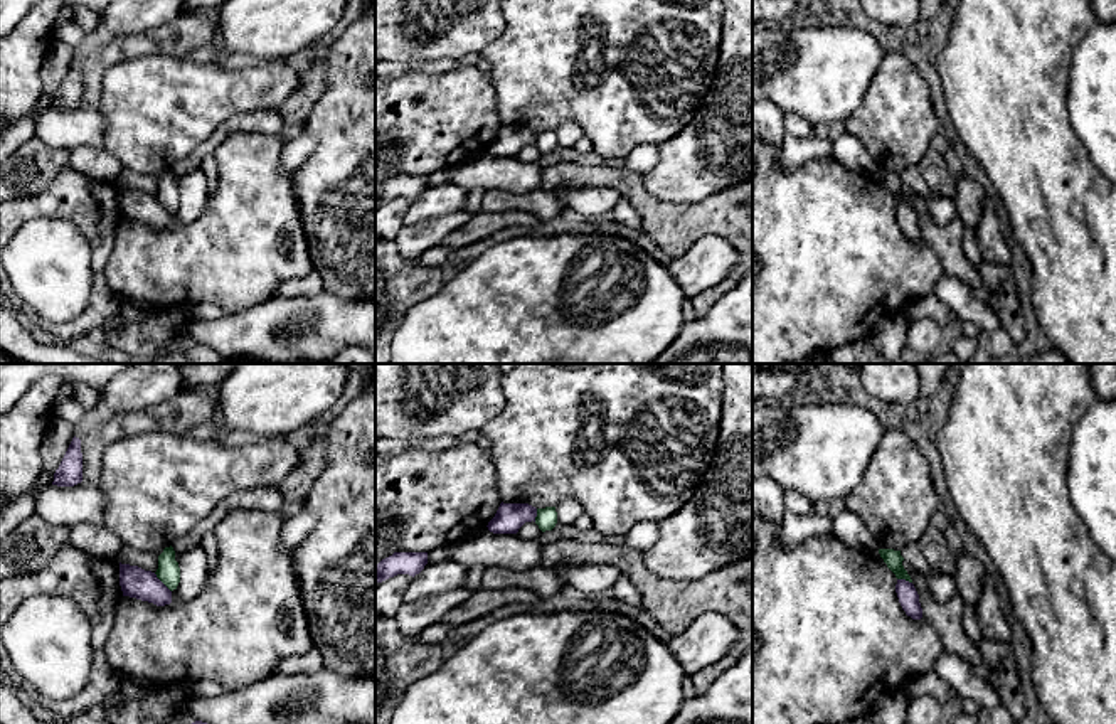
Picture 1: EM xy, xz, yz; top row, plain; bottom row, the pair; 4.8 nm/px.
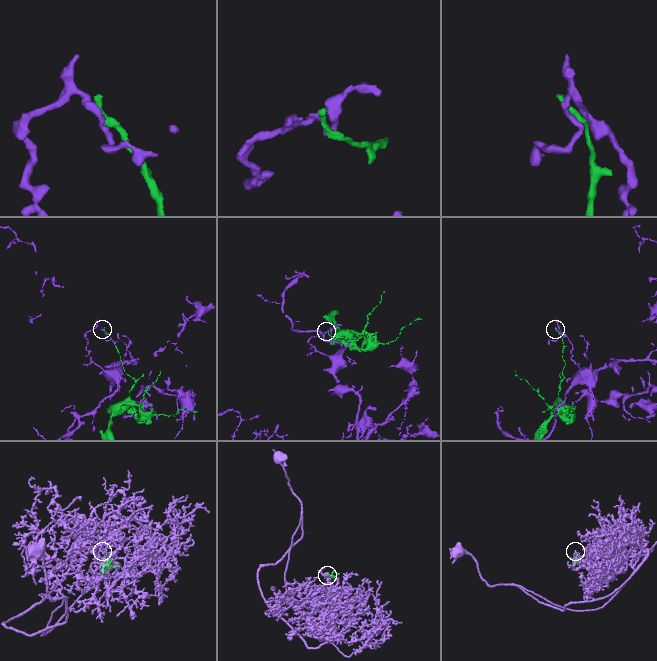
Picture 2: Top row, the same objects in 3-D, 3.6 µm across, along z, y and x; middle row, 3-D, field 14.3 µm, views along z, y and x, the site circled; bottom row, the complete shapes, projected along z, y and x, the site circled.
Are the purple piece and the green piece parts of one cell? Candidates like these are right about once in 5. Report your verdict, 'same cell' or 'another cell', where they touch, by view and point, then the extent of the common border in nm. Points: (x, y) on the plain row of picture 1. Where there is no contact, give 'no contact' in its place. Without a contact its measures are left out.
another cell | xy (162, 206) | 130 nm

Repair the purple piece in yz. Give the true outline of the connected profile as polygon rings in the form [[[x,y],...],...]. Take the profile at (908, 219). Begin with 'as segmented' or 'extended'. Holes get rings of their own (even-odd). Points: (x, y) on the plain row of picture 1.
as segmented; [[[897,202],[895,216],[906,237],[911,239],[912,242],[921,242],[922,231],[914,207],[906,202]]]

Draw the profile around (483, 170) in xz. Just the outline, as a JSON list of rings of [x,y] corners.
[[[483,150],[451,167],[451,184],[468,190],[503,189],[525,194],[542,189],[542,168],[537,162],[523,163],[517,157],[493,157]]]

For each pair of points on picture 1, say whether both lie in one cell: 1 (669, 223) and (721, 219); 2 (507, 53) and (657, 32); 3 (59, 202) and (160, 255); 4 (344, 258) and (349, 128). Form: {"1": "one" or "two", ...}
{"1": "one", "2": "one", "3": "two", "4": "one"}

